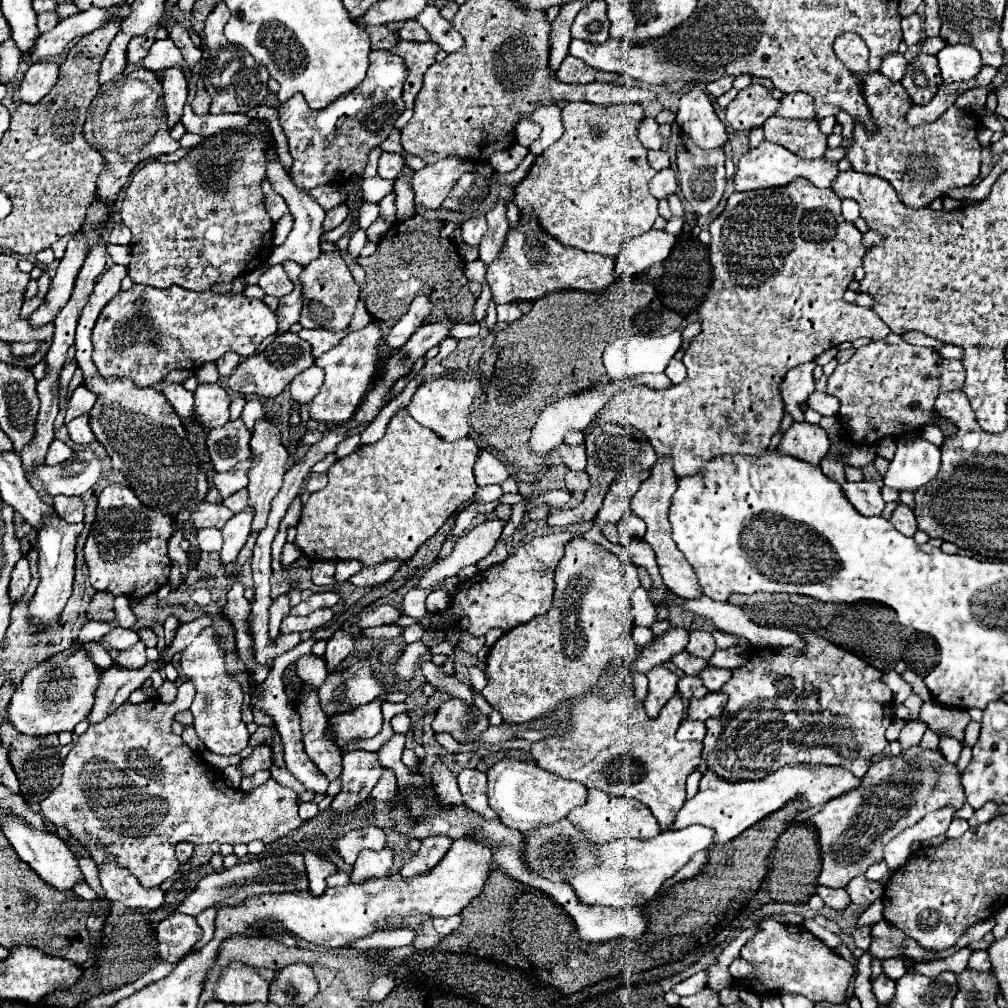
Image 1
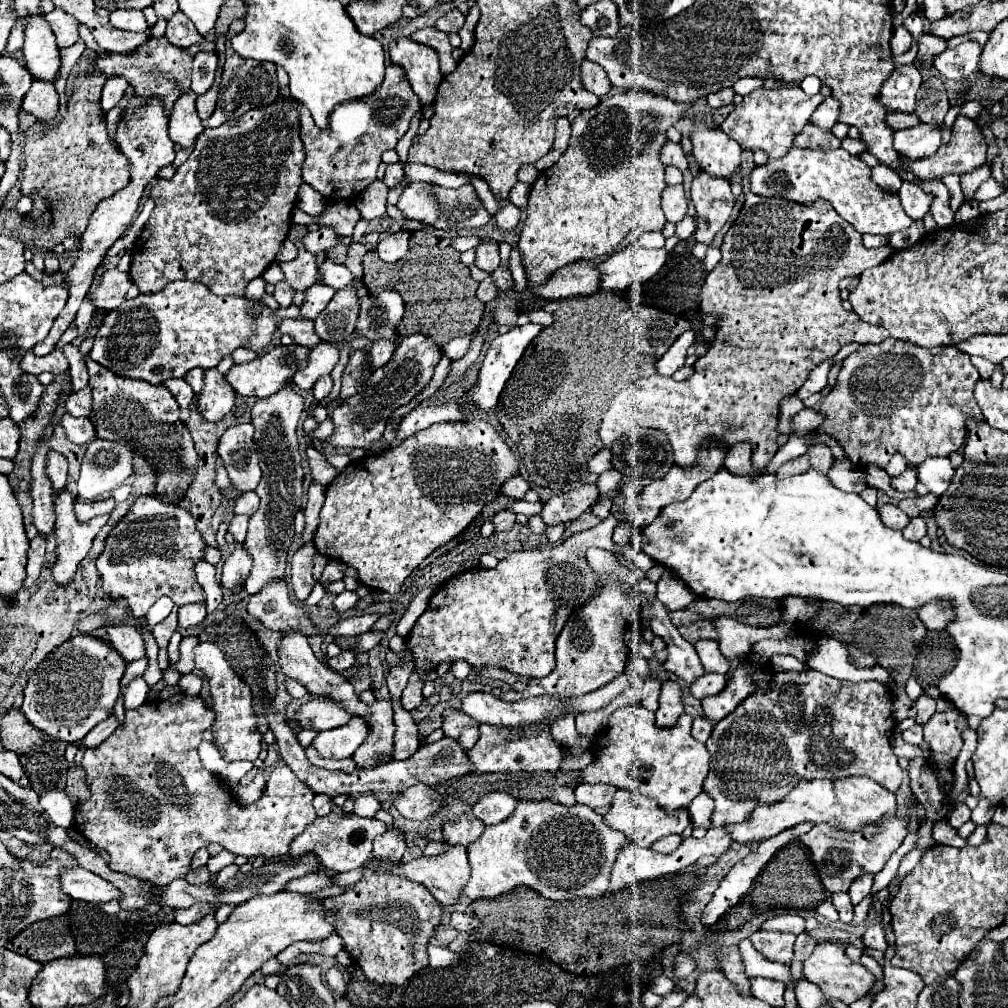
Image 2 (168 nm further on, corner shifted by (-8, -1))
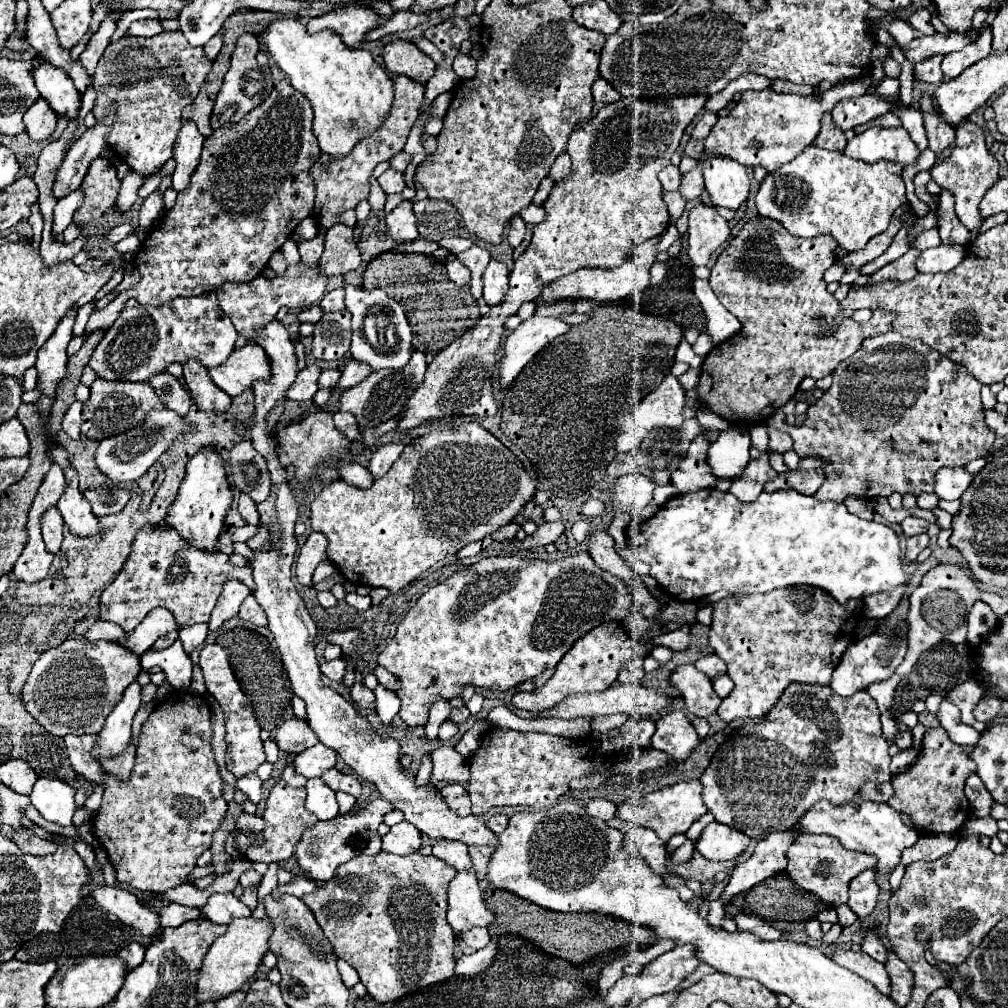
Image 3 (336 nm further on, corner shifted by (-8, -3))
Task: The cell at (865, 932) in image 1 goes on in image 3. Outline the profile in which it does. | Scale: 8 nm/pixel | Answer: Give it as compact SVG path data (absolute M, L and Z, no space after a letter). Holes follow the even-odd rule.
M868 927L864 931L864 941L862 941L862 951L868 953L870 957L874 957L876 961L880 963L886 963L886 955L888 955L888 949L886 945L880 941L878 937L878 927Z

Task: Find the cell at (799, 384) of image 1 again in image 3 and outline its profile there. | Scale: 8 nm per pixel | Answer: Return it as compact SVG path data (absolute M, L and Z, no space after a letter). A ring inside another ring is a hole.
M765 424L754 425L750 428L749 434L751 437L752 446L756 447L760 452L767 451L768 433Z

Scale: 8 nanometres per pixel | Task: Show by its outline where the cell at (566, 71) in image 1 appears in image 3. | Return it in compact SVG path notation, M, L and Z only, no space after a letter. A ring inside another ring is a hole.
M598 79L594 85L592 85L592 95L594 95L594 101L600 101L600 103L616 103L622 95L606 81L606 79Z

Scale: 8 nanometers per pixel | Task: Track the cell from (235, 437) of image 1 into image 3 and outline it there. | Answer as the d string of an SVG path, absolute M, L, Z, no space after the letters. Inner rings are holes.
M250 441L238 443L230 453L232 465L232 485L238 491L250 495L256 503L262 503L270 497L270 471L266 459L252 447Z

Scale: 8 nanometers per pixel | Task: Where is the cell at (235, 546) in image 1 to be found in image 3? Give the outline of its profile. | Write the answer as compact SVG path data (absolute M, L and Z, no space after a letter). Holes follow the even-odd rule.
M236 579L224 583L224 591L220 593L218 603L216 603L214 611L212 611L212 619L210 619L210 623L208 623L208 631L210 631L210 633L212 633L212 631L218 631L224 621L232 619L232 617L238 613L242 601L244 601L248 595L250 595L250 593L248 593L248 587L244 587L244 583L240 583L240 581L236 581Z

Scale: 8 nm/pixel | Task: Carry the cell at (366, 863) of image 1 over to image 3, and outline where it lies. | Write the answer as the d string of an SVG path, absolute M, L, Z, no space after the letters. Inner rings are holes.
M406 821L390 827L388 835L382 839L382 849L396 855L416 853L420 845L422 845L422 833L414 825L408 825Z

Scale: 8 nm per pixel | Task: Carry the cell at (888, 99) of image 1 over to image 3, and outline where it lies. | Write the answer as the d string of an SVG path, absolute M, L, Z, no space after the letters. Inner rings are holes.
M964 121L960 123L960 127L956 127L956 145L950 157L932 167L932 179L952 193L955 199L955 213L970 231L978 229L978 225L982 223L980 215L976 215L976 203L980 203L984 193L1000 179L998 169L998 161L990 155L984 143L984 131L972 121Z

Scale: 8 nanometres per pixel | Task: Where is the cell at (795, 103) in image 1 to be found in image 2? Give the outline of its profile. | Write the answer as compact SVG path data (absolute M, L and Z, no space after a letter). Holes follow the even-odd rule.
M826 97L812 113L810 123L822 129L832 129L832 125L838 121L838 111L840 111L840 103L834 97Z

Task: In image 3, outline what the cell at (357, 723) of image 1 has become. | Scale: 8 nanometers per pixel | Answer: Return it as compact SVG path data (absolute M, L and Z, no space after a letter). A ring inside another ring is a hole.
M316 743L314 747L294 757L296 773L306 779L322 777L322 773L332 769L334 765L336 765L336 751L332 751L330 747L324 747L322 743Z

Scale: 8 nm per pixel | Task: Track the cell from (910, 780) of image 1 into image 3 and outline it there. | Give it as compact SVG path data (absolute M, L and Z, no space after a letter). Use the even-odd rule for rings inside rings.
M802 835L790 845L786 857L788 857L788 869L786 869L788 877L798 887L816 895L830 907L844 905L848 899L848 883L860 871L874 869L874 865L876 865L876 859L872 859L870 855L864 855L858 851L848 851L840 845L840 841L836 841L830 835Z

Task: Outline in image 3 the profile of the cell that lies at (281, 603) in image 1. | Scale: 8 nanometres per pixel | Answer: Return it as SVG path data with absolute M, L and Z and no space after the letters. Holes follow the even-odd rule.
M310 533L308 541L304 543L302 551L300 551L300 557L296 561L296 577L298 581L304 585L304 587L310 587L312 585L312 573L314 569L326 561L326 537L322 533Z

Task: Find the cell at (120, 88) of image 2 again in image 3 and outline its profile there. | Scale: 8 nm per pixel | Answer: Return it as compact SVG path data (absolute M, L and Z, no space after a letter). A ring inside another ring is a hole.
M108 115L108 119L100 121L96 127L86 129L86 133L70 147L70 151L66 153L66 157L56 173L56 179L54 179L52 193L56 199L62 199L62 197L70 195L72 191L80 189L92 161L106 147L108 123L112 123L112 115Z

